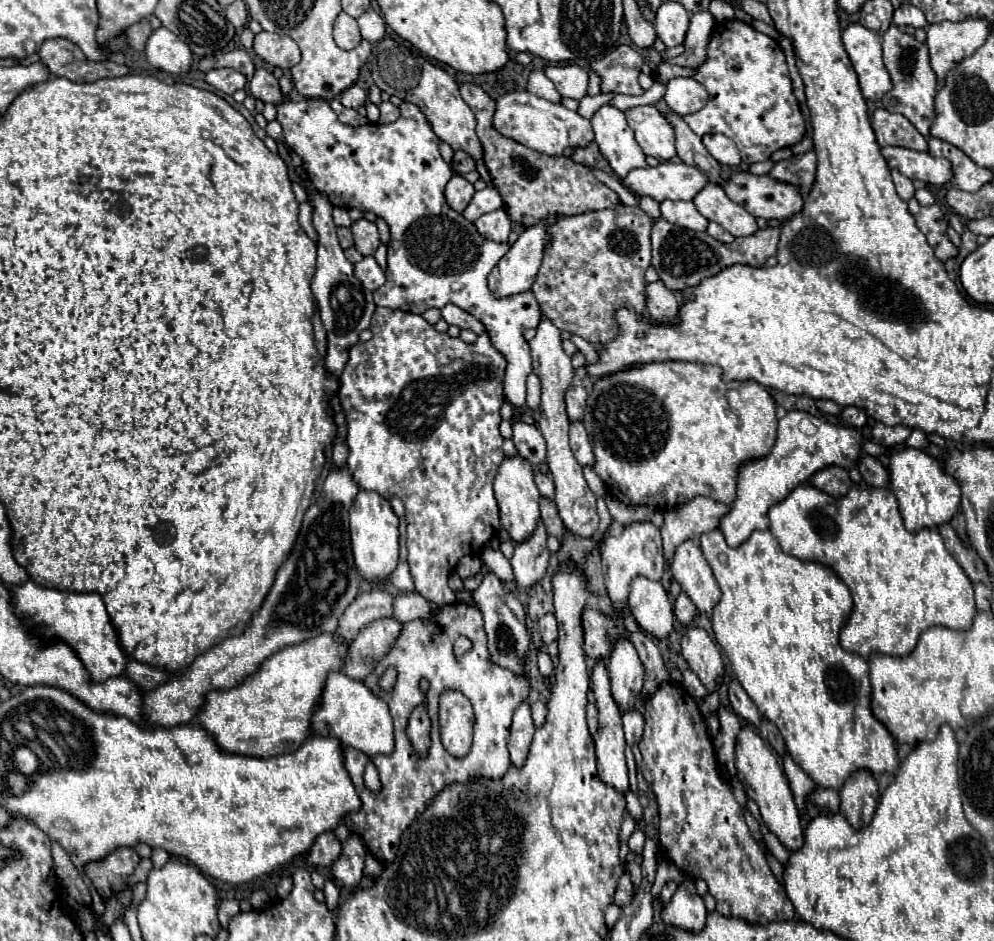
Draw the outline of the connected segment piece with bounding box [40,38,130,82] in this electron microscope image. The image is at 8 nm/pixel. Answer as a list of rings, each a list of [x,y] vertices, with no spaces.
[[[50,38],[40,46],[40,60],[50,68],[54,76],[64,76],[72,82],[94,82],[100,78],[124,76],[128,66],[118,66],[110,60],[92,62],[84,52],[66,38]]]

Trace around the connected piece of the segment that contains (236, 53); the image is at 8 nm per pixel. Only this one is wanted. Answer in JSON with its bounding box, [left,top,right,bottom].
[198,50,254,78]

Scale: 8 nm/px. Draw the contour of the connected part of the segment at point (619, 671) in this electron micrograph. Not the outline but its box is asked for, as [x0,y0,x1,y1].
[608,638,644,710]

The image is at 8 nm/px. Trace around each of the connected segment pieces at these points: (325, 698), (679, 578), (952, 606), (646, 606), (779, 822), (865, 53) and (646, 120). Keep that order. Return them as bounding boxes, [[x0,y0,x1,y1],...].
[[310,672,394,754],[672,538,720,614],[768,484,976,658],[628,576,674,638],[736,724,804,850],[842,24,892,98],[624,106,676,160]]

